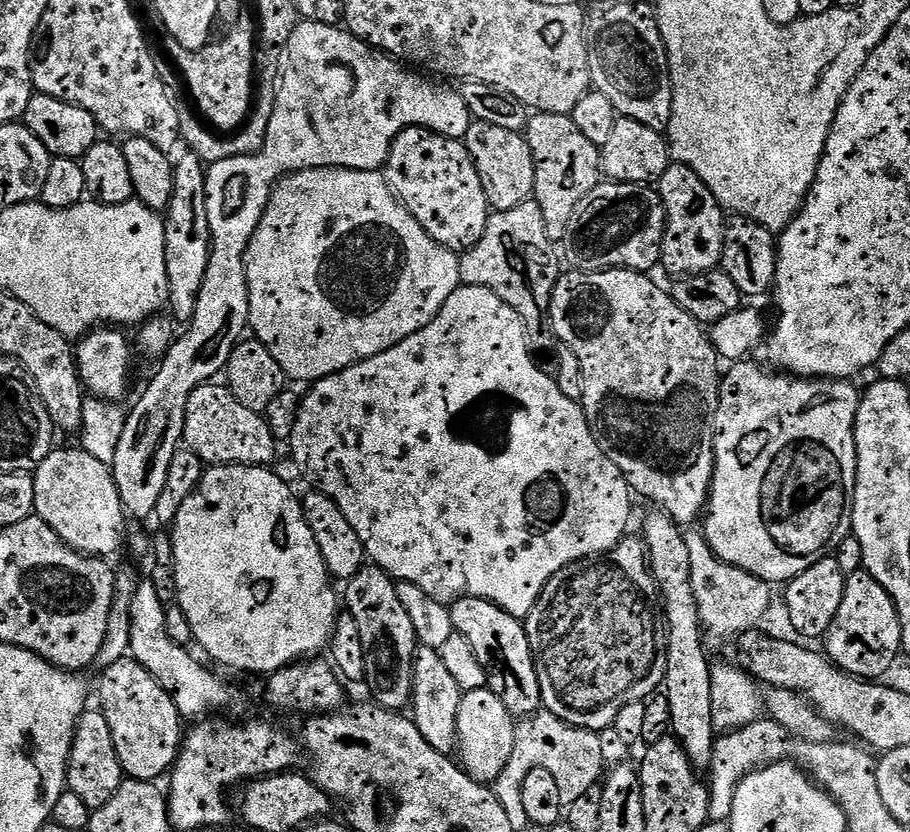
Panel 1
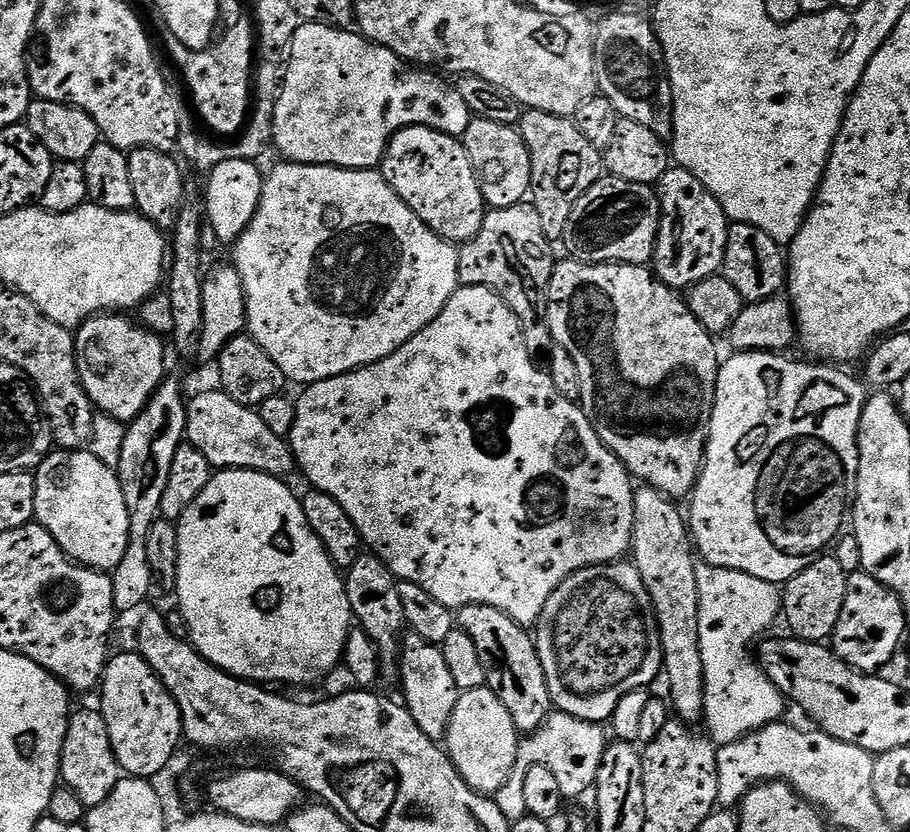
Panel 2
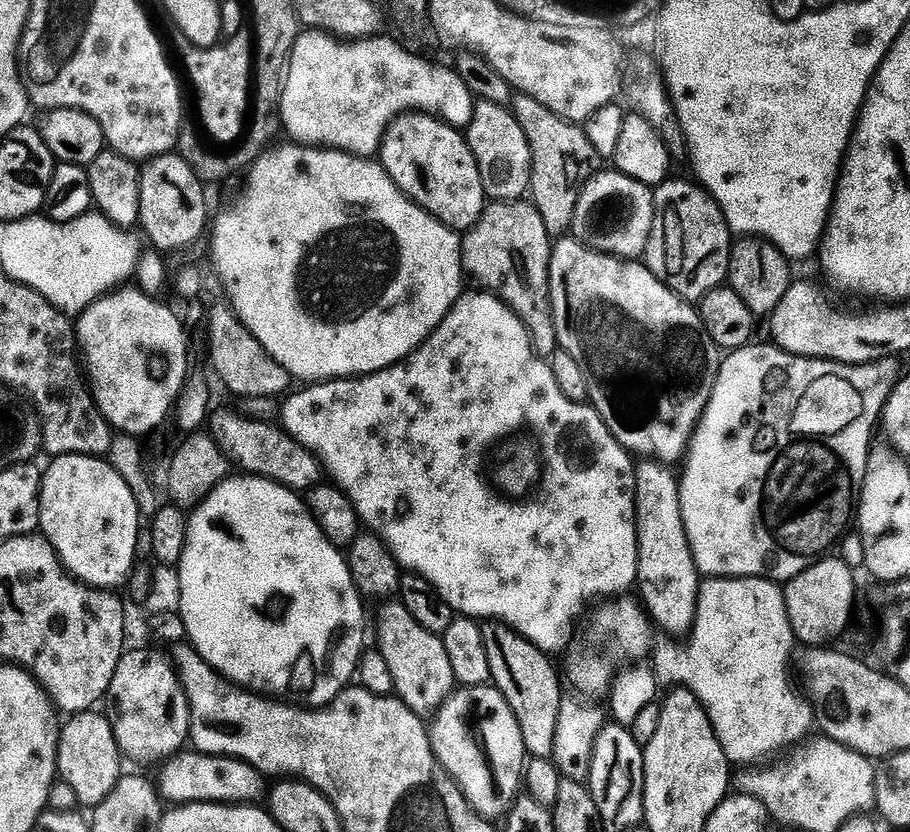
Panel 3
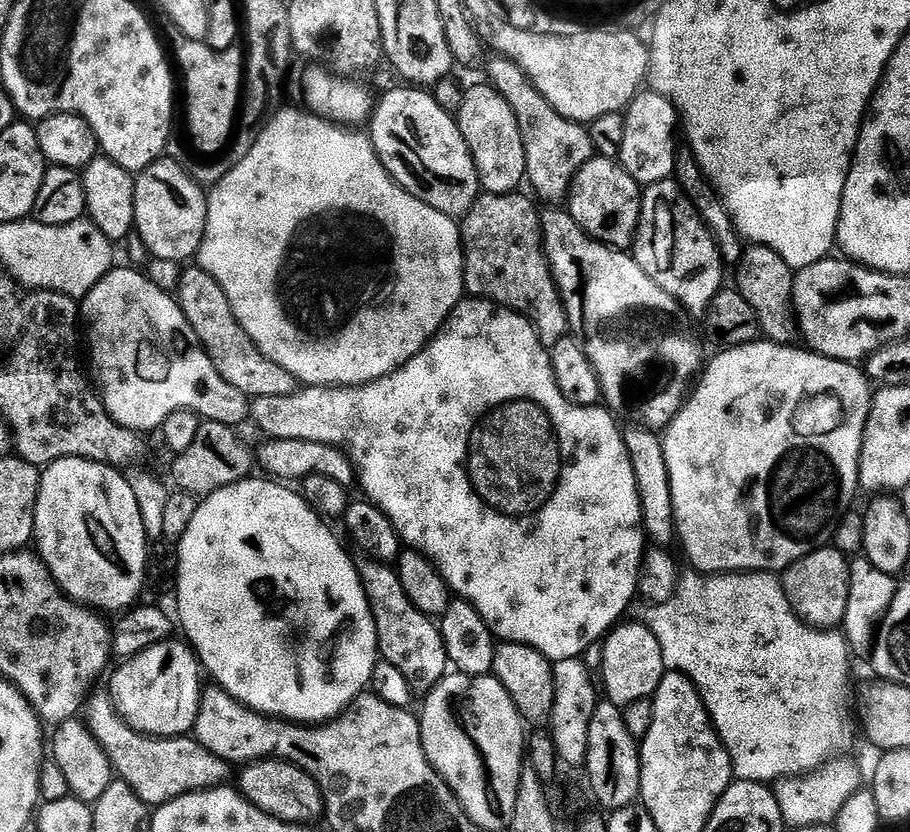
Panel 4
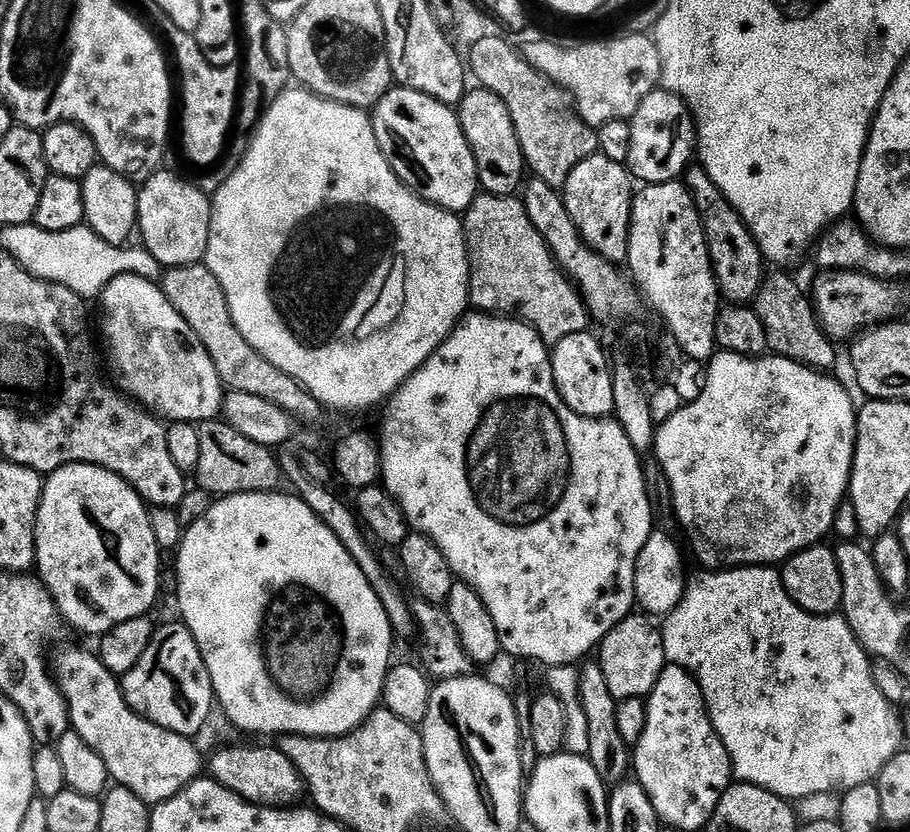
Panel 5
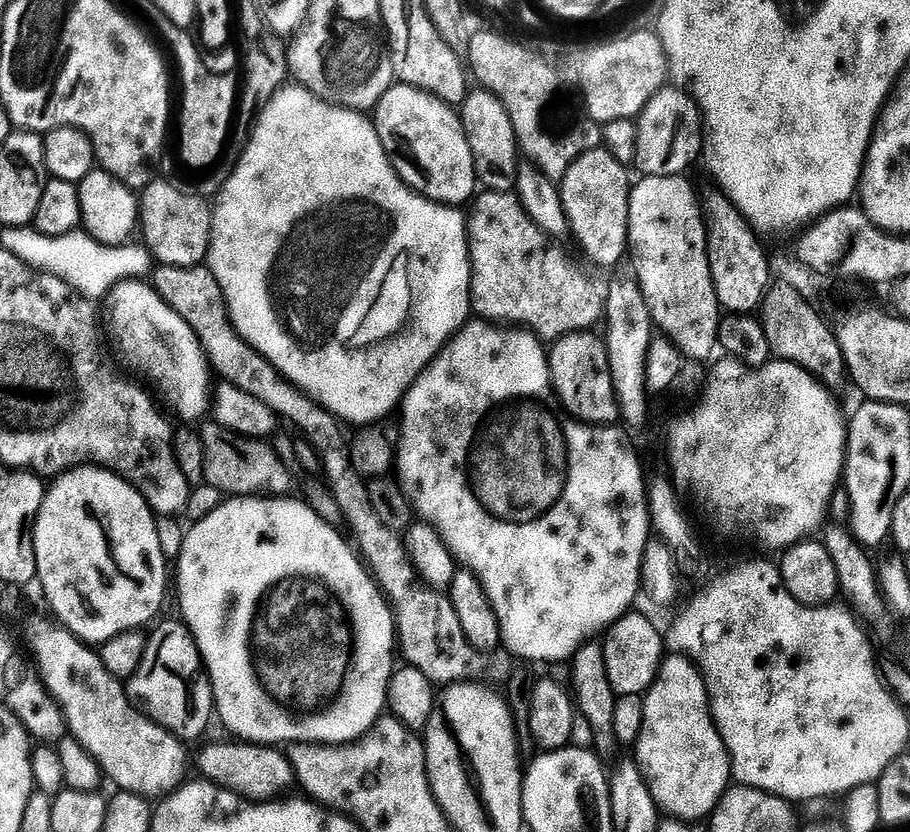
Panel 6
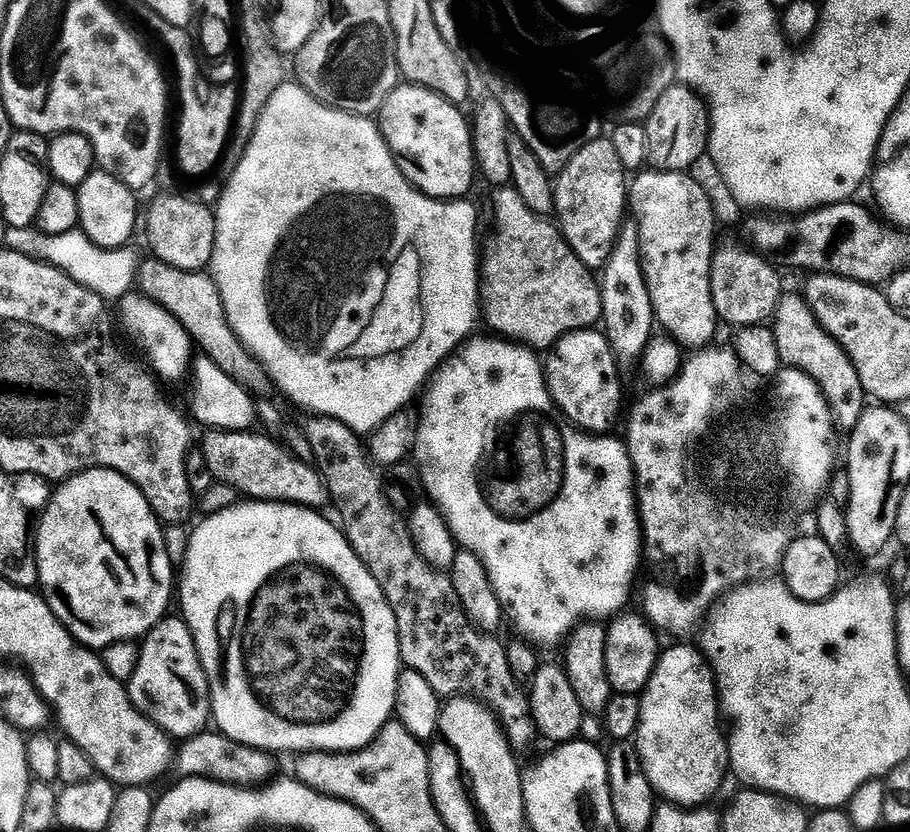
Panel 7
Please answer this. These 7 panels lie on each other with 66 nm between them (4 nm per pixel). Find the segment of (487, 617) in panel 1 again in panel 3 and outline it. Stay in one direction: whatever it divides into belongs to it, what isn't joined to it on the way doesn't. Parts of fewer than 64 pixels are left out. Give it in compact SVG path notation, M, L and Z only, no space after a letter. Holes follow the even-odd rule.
M489 623L483 629L483 638L489 656L491 683L504 695L510 710L514 710L522 730L525 753L532 758L551 757L562 701L561 673L548 661L551 660L549 653L536 648L506 624Z

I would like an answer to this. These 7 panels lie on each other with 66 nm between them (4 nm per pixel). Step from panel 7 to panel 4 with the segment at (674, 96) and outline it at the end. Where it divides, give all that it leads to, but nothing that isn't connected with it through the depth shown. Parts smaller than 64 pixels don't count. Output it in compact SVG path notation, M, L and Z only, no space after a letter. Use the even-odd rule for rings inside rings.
M644 90L632 99L632 103L623 113L623 118L625 133L618 163L624 167L626 174L630 174L630 178L634 178L641 186L673 179L678 163L678 151L676 152L678 113L675 106L661 92Z

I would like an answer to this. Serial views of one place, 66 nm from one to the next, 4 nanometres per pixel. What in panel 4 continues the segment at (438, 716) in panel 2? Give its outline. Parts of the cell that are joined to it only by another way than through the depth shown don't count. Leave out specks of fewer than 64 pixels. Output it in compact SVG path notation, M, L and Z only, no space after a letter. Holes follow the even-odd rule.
M367 554L355 557L356 573L368 591L376 627L380 629L380 654L385 665L402 670L417 689L431 690L449 675L450 663L439 627L410 602L397 573L387 563L373 560Z

